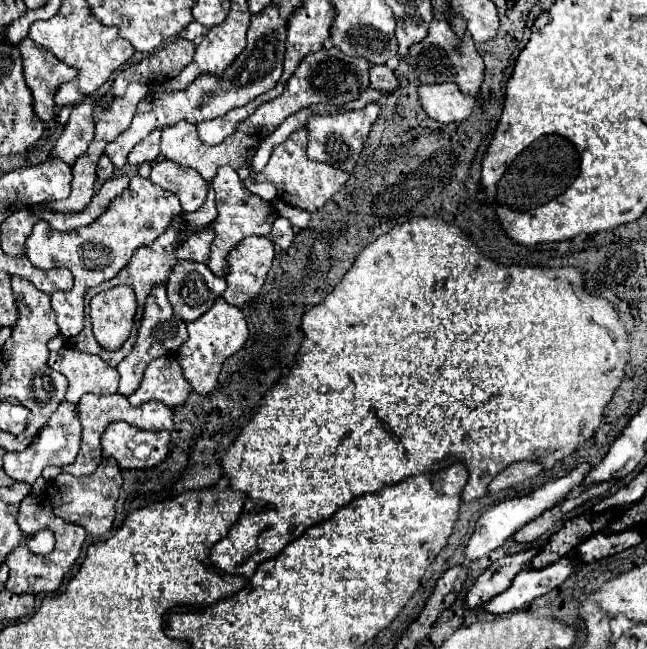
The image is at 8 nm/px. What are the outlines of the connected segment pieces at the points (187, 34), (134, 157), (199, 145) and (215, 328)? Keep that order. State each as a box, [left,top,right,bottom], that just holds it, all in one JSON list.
[[180,21,204,41],[127,128,161,164],[161,122,257,182],[175,296,249,394]]

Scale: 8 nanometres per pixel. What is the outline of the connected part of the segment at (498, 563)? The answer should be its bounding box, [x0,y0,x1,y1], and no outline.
[467,548,539,608]

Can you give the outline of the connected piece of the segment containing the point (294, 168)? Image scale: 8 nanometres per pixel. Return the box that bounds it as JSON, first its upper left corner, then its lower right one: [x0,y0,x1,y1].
[255,126,349,212]

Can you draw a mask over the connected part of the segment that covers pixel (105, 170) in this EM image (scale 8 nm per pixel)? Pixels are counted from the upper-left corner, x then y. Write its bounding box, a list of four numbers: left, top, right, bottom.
[97,154,115,180]

